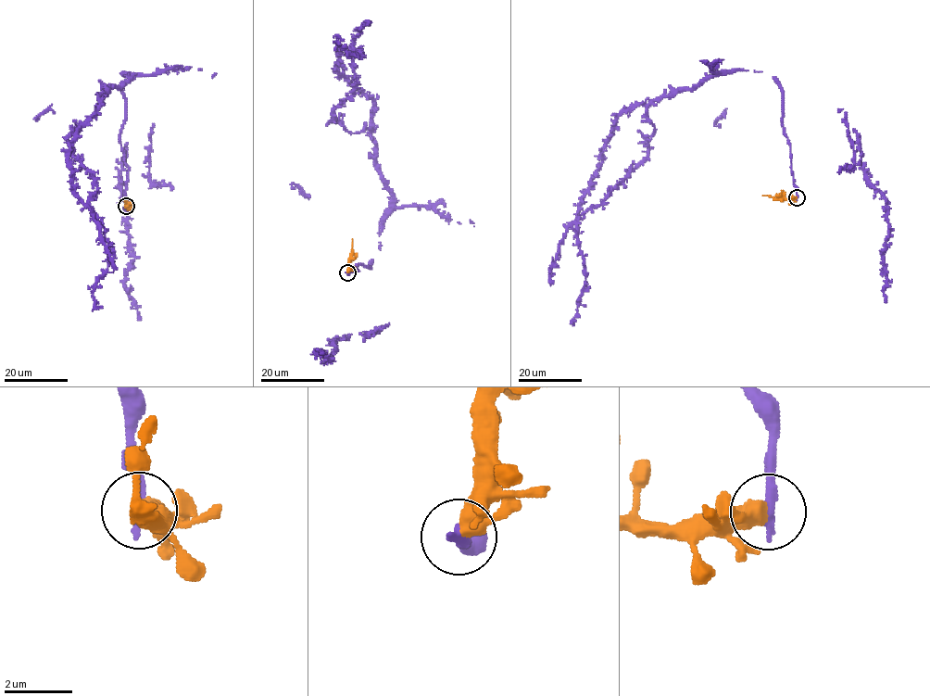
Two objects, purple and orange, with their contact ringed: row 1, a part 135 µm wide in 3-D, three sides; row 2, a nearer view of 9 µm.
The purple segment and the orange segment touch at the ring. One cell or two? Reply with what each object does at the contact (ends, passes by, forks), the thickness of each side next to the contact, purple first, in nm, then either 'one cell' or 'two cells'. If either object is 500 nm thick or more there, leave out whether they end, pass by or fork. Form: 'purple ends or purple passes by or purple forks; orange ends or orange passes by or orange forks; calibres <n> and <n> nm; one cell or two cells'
calibres 400 and 550 nm; two cells

